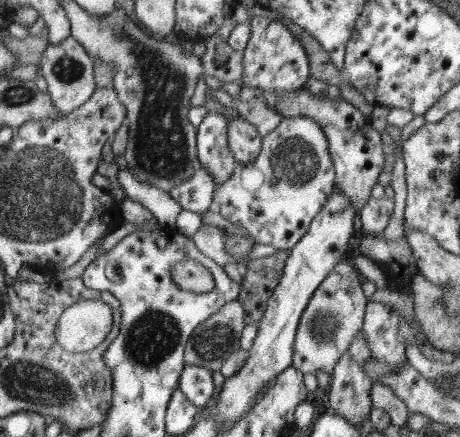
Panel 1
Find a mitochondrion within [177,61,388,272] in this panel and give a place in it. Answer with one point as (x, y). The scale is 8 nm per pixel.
(295, 163)

